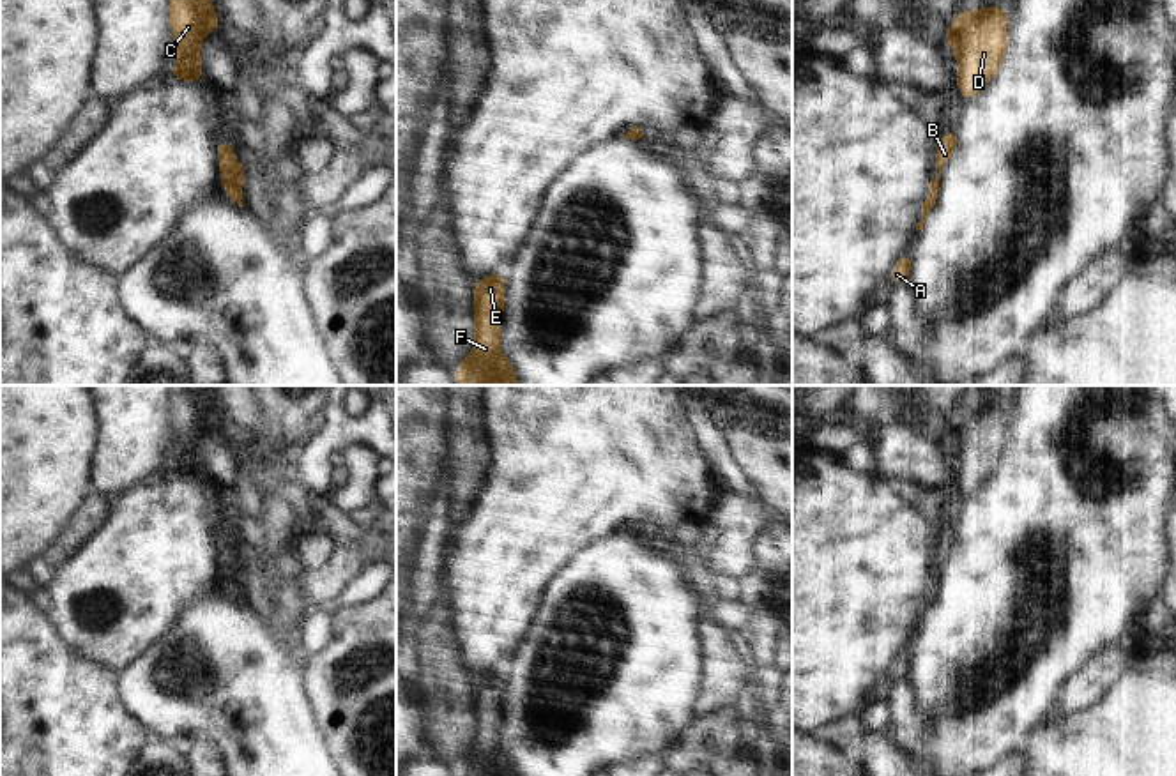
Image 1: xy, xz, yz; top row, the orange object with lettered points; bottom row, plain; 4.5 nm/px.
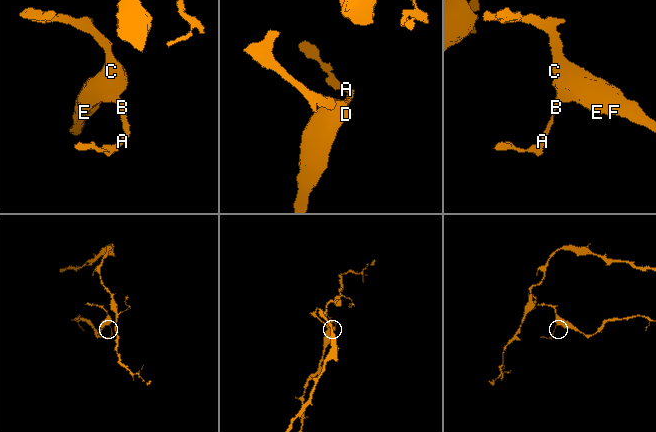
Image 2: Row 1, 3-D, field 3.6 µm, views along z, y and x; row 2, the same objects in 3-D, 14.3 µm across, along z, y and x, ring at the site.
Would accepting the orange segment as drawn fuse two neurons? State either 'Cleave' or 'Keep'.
Keep.

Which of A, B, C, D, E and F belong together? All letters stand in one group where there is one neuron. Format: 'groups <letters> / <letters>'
groups A B C D E F

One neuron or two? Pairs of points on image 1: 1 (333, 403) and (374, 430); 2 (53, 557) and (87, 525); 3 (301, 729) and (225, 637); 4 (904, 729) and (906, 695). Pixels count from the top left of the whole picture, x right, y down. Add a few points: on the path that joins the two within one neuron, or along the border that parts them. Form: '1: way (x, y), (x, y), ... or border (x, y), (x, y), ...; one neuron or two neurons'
1: way (338, 414), (354, 430), (363, 430); one neuron
2: way (61, 548), (78, 531); one neuron
3: way (278, 706), (232, 660); one neuron
4: way (904, 720), (904, 704); one neuron

